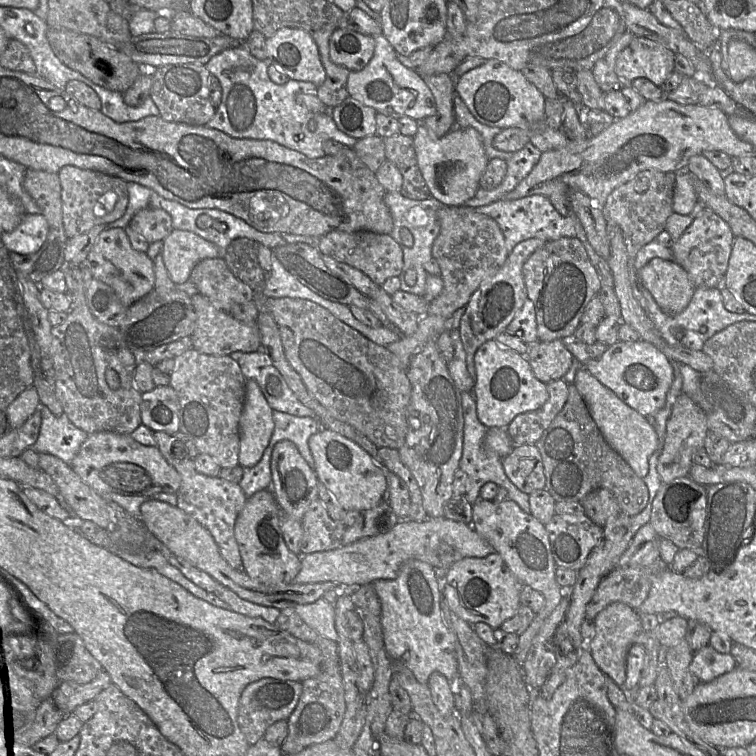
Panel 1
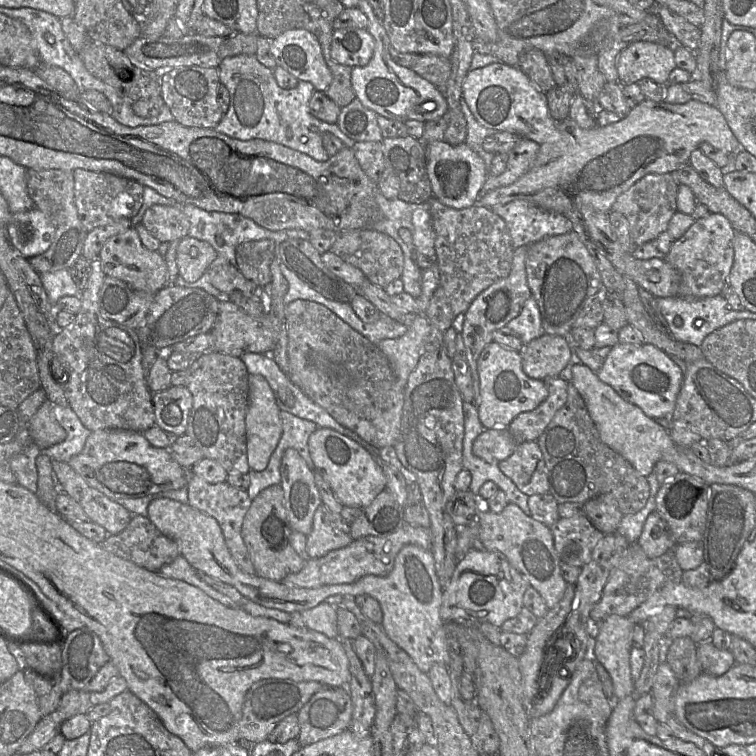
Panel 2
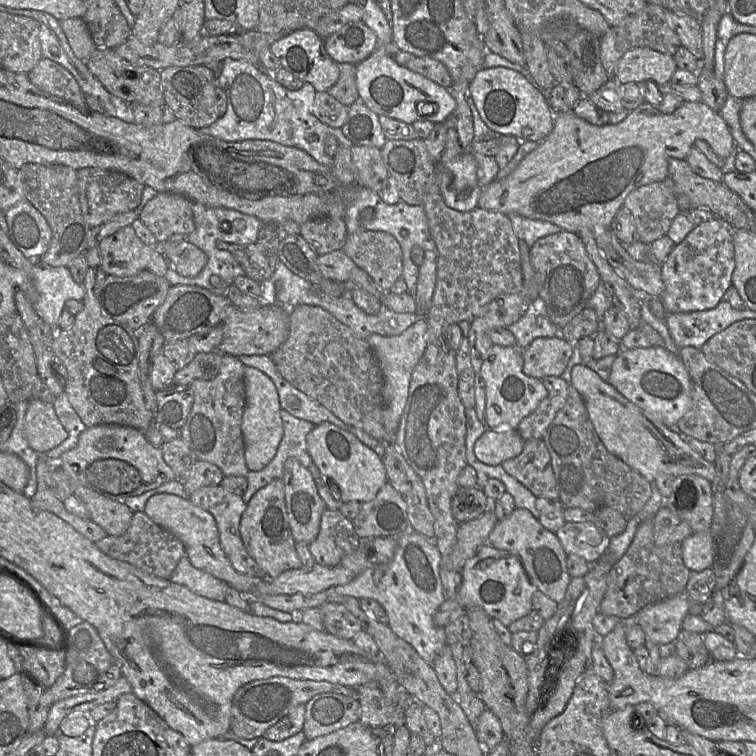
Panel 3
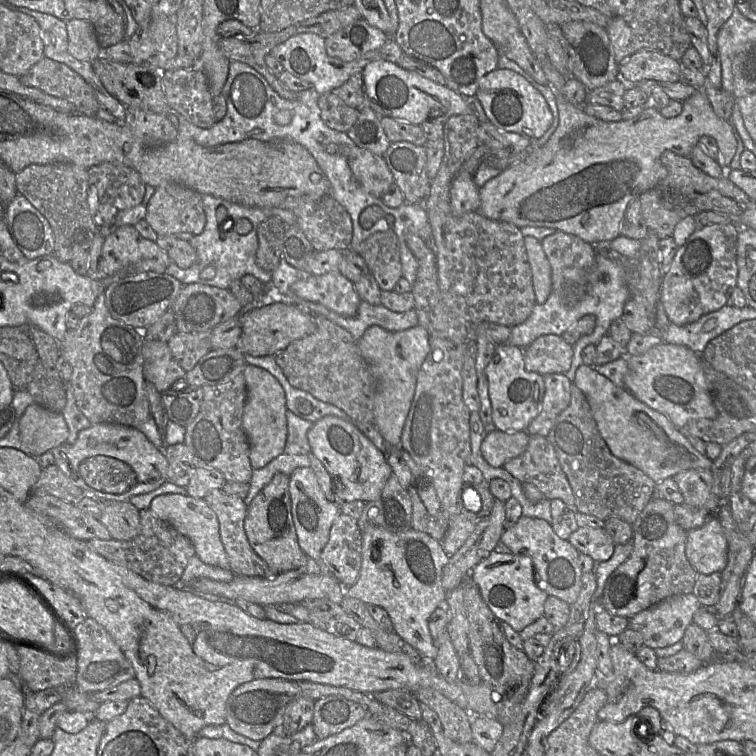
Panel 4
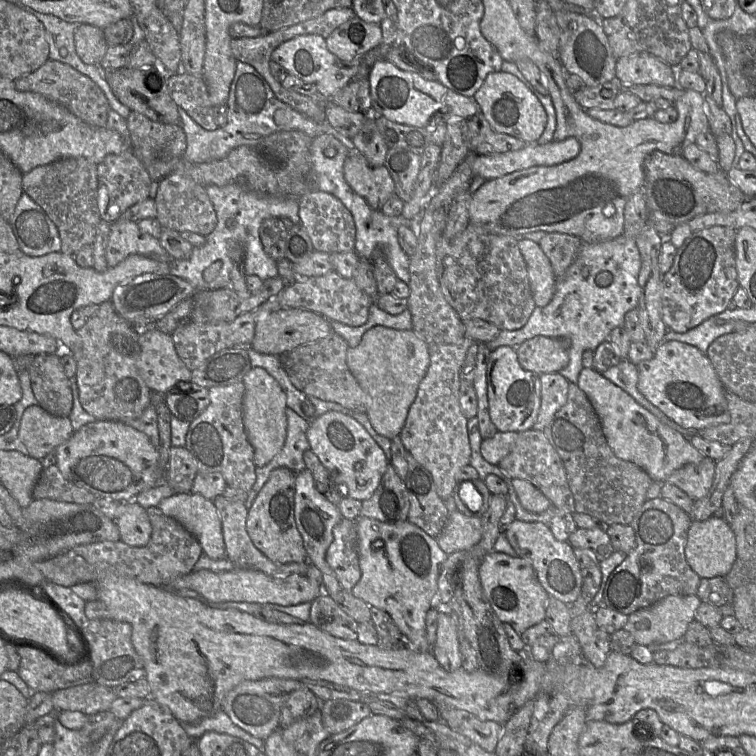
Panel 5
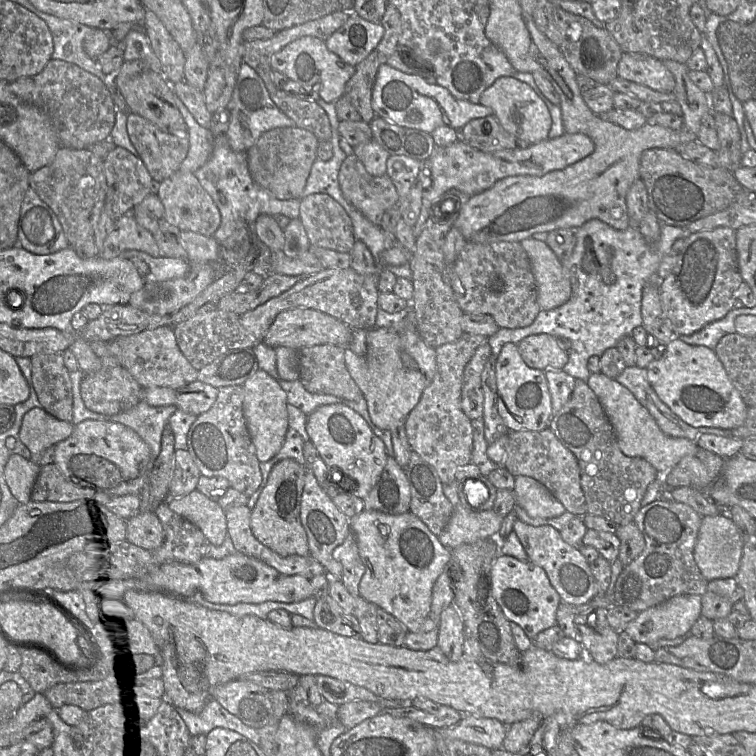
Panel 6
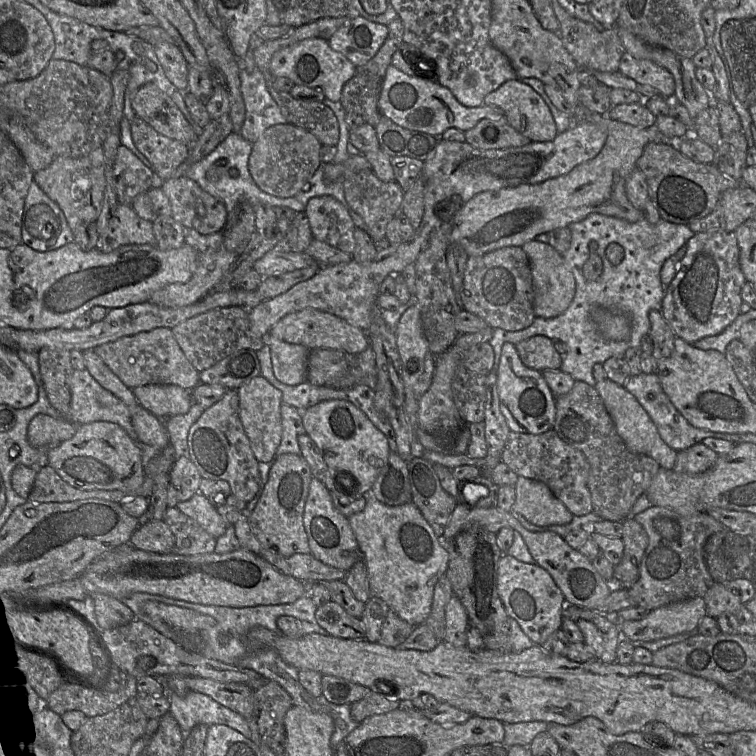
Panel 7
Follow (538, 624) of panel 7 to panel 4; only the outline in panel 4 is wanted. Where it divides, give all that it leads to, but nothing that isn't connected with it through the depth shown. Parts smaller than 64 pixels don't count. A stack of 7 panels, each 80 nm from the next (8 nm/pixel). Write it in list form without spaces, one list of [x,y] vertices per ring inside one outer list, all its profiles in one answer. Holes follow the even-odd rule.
[[[494,549],[471,570],[470,576],[494,615],[516,631],[520,632],[543,616],[544,602],[548,594],[537,586],[529,557],[498,552]]]

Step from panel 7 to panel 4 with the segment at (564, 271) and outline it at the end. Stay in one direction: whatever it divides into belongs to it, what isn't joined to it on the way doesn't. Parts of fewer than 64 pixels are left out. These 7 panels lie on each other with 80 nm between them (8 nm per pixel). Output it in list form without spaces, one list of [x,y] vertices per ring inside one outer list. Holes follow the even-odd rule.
[[[524,236],[523,241],[531,271],[535,302],[542,304],[552,292],[551,268],[539,240]]]

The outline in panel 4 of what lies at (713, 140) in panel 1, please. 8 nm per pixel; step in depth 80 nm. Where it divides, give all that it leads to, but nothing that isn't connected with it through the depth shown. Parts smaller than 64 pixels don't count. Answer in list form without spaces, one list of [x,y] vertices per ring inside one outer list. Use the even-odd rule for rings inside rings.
[[[549,58],[541,61],[541,68],[556,98],[558,126],[543,146],[532,148],[523,161],[502,170],[498,176],[479,188],[478,211],[488,219],[506,222],[518,228],[553,228],[580,237],[593,245],[596,251],[605,251],[603,245],[620,235],[622,219],[628,204],[641,193],[655,188],[667,176],[668,171],[660,160],[664,151],[689,157],[700,137],[707,135],[715,139],[724,169],[729,167],[735,155],[737,143],[732,132],[732,123],[715,114],[703,90],[697,90],[683,101],[681,113],[673,118],[665,118],[658,108],[648,104],[640,114],[631,119],[605,122],[589,116],[583,111],[582,106],[573,105],[566,100],[562,95],[566,76],[553,66]]]

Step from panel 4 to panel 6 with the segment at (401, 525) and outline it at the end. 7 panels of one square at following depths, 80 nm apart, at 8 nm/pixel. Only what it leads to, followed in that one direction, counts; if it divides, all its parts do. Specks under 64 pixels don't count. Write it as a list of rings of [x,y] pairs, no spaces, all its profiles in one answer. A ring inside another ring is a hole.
[[[393,456],[387,457],[378,482],[363,501],[366,510],[389,515],[400,515],[410,511],[410,485],[404,468]]]

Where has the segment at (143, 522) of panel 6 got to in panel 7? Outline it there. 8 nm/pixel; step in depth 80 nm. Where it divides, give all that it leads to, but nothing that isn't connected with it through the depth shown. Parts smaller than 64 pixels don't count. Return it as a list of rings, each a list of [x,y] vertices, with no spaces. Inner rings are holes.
[[[163,520],[149,521],[140,524],[133,532],[130,544],[144,551],[166,554],[172,552],[175,537]]]

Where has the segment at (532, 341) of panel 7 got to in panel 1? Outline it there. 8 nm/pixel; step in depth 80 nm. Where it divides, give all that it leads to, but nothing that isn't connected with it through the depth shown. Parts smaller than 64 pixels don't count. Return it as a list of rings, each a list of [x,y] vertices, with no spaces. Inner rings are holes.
[[[564,339],[537,341],[530,345],[526,357],[535,377],[544,383],[562,379],[574,360]]]

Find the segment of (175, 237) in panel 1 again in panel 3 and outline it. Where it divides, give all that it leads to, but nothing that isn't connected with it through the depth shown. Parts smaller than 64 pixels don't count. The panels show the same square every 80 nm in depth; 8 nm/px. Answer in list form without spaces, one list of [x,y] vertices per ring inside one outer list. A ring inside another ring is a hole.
[[[187,240],[158,242],[157,249],[162,250],[170,267],[184,277],[196,277],[208,261],[207,255]]]

